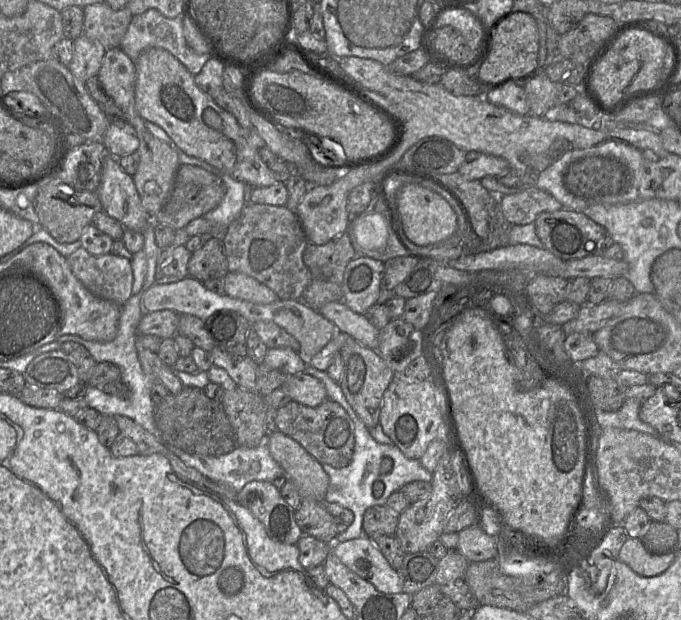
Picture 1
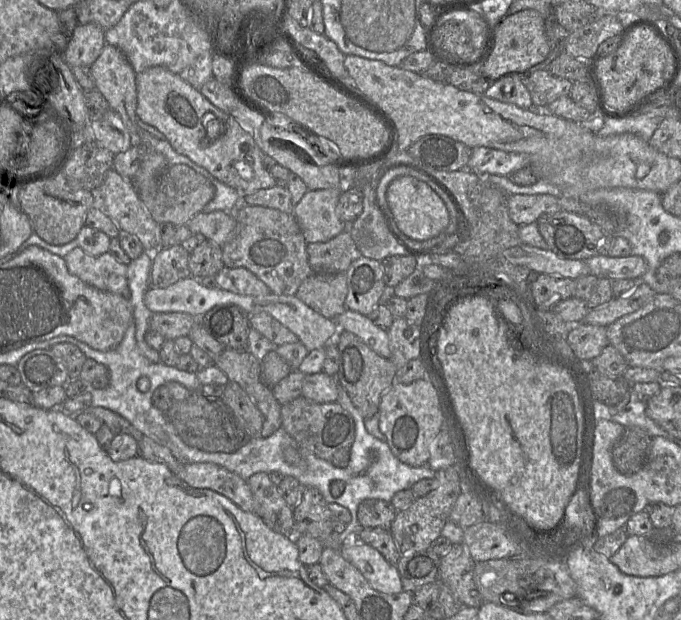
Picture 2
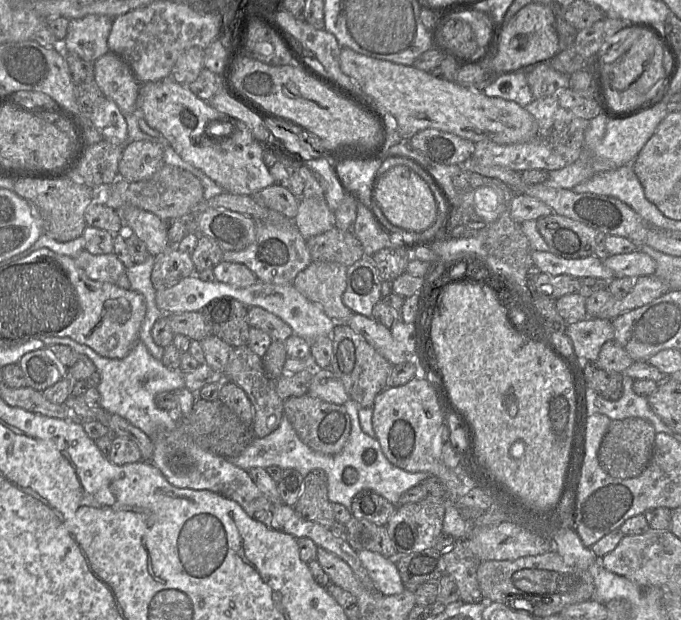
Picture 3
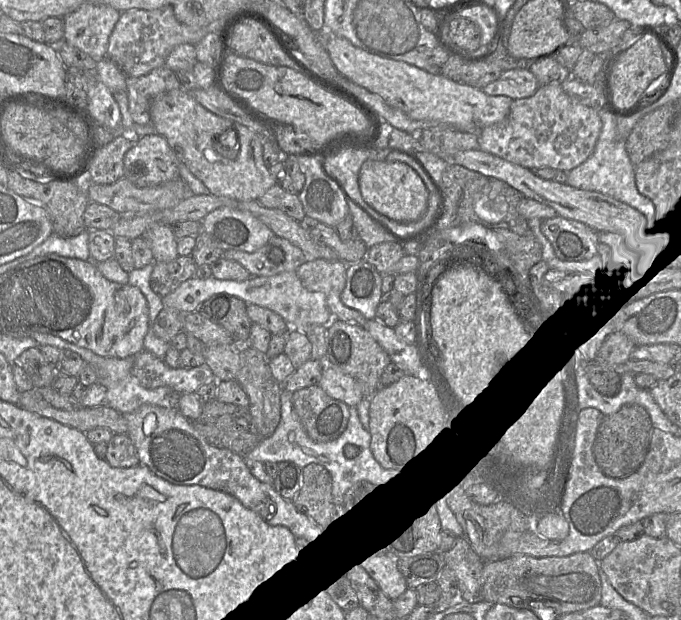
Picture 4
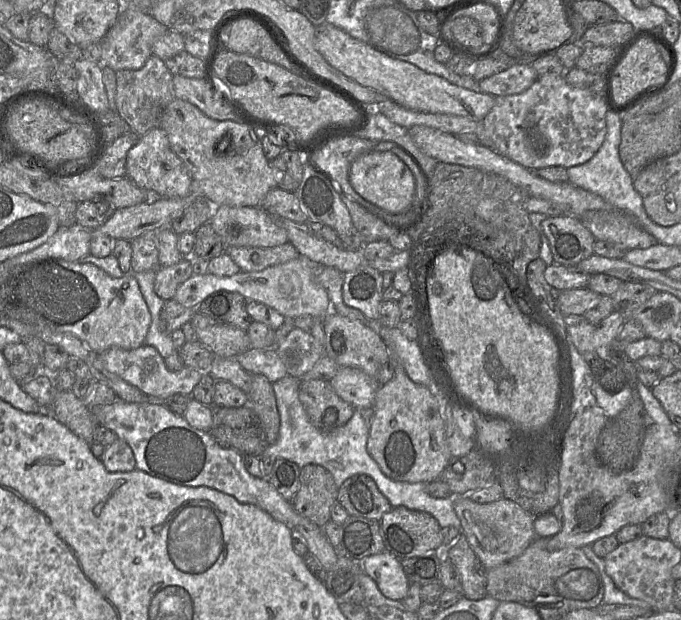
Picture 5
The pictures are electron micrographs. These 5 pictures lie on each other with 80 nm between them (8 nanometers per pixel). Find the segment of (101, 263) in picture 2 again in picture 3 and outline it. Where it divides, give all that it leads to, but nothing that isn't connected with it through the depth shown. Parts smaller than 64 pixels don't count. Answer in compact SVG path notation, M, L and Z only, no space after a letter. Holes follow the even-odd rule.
M84 249L74 259L87 277L95 281L116 284L127 270L114 253L93 255Z

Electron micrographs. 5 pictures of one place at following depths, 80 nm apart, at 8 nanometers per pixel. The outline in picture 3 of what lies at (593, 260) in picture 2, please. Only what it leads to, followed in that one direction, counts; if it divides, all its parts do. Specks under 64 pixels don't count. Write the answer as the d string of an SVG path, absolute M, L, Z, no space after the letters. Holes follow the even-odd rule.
M640 250L628 254L612 255L601 261L613 271L615 277L638 278L654 275L657 268L655 260Z

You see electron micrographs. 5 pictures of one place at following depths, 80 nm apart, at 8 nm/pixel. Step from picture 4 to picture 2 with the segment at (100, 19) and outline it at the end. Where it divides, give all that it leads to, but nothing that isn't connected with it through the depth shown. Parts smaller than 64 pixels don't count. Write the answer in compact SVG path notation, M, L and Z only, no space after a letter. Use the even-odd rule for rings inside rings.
M78 24L77 28L67 39L66 60L69 65L77 67L91 67L101 55L106 44L106 29L95 24Z

